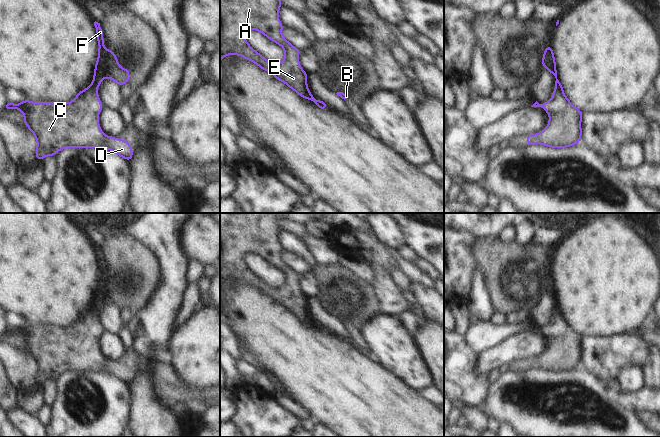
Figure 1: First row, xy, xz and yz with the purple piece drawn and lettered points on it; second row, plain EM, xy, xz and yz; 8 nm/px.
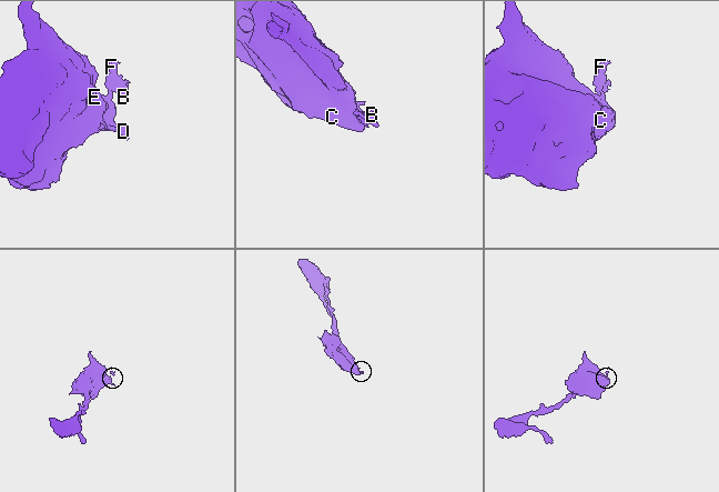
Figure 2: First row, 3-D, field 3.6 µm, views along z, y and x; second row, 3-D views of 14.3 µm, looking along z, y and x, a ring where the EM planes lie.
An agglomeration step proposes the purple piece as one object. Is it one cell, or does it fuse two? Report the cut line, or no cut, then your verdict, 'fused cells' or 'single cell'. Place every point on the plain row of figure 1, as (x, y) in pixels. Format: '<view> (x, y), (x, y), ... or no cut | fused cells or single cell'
xy (89, 310), (96, 312) | fused cells

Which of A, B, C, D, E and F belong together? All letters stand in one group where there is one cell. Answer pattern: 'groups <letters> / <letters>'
groups A C D E / B F

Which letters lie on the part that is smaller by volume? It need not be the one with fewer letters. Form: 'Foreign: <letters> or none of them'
Foreign: B, F

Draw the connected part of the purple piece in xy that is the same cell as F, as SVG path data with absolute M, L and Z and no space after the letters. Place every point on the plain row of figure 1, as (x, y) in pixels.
M94 246L97 257L97 266L99 269L98 283L95 288L94 303L90 308L90 312L98 312L103 302L114 304L120 311L128 307L130 295L122 292L117 284L117 280L111 274L107 274L104 270L103 255L100 247Z

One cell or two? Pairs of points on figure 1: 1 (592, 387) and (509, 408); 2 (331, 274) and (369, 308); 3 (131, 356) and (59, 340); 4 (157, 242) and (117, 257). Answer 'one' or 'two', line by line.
1: one
2: one
3: one
4: two

